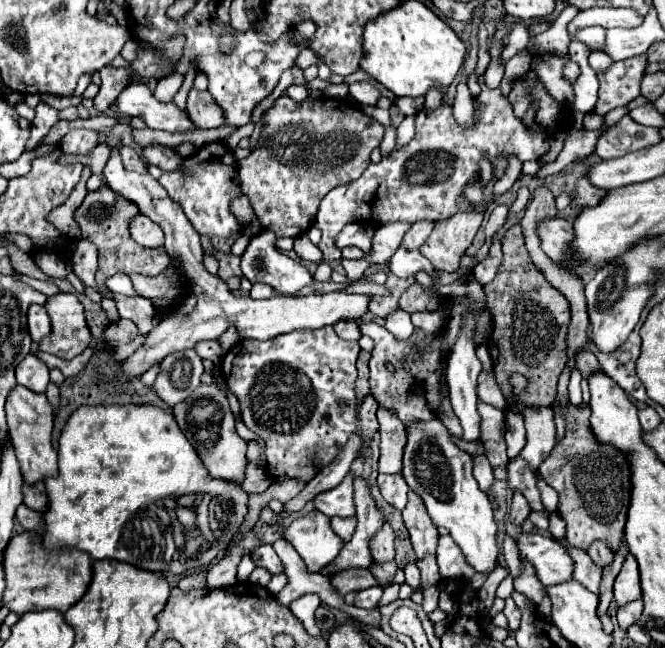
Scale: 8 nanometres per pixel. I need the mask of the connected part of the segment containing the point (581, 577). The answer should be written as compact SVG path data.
M566 547L570 557L576 563L576 571L574 571L574 579L578 583L582 583L582 587L586 587L588 591L592 591L594 595L600 595L598 585L600 585L600 575L602 575L602 567L594 565L594 561L588 557L588 553L584 549L576 549L576 547Z

